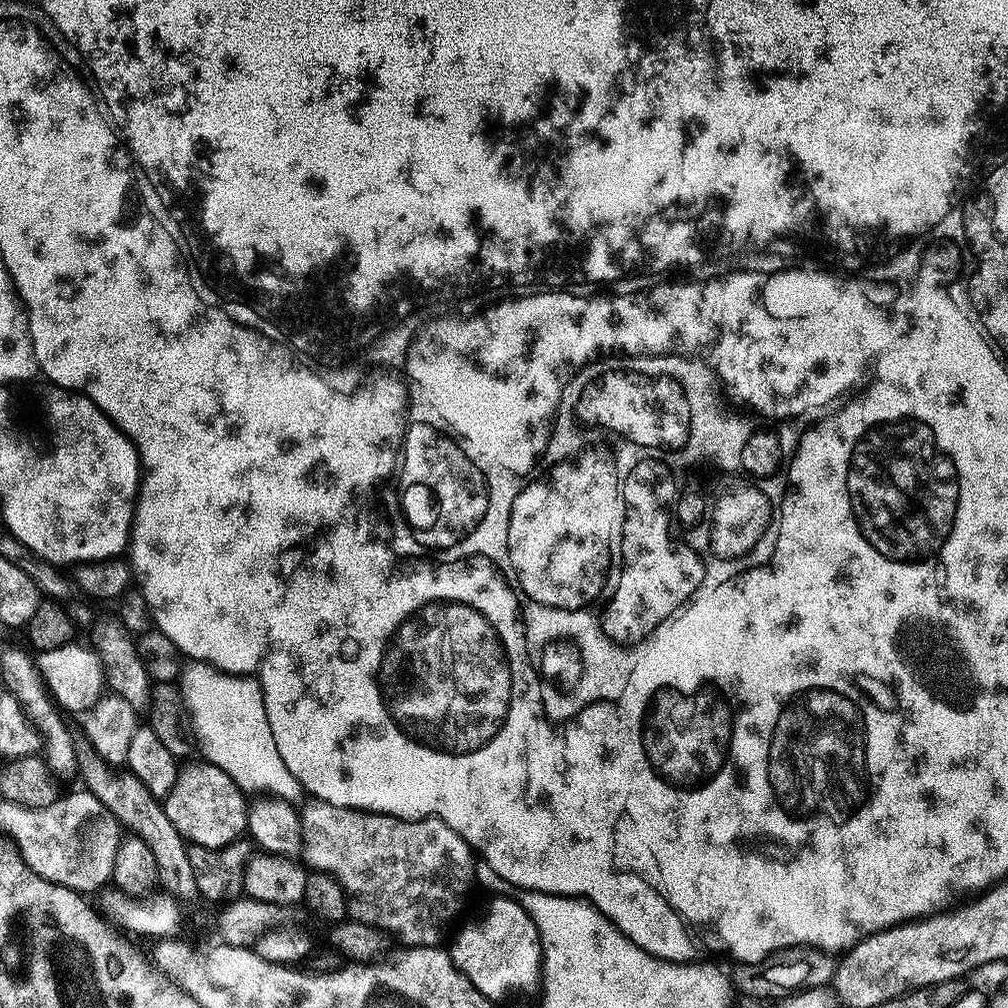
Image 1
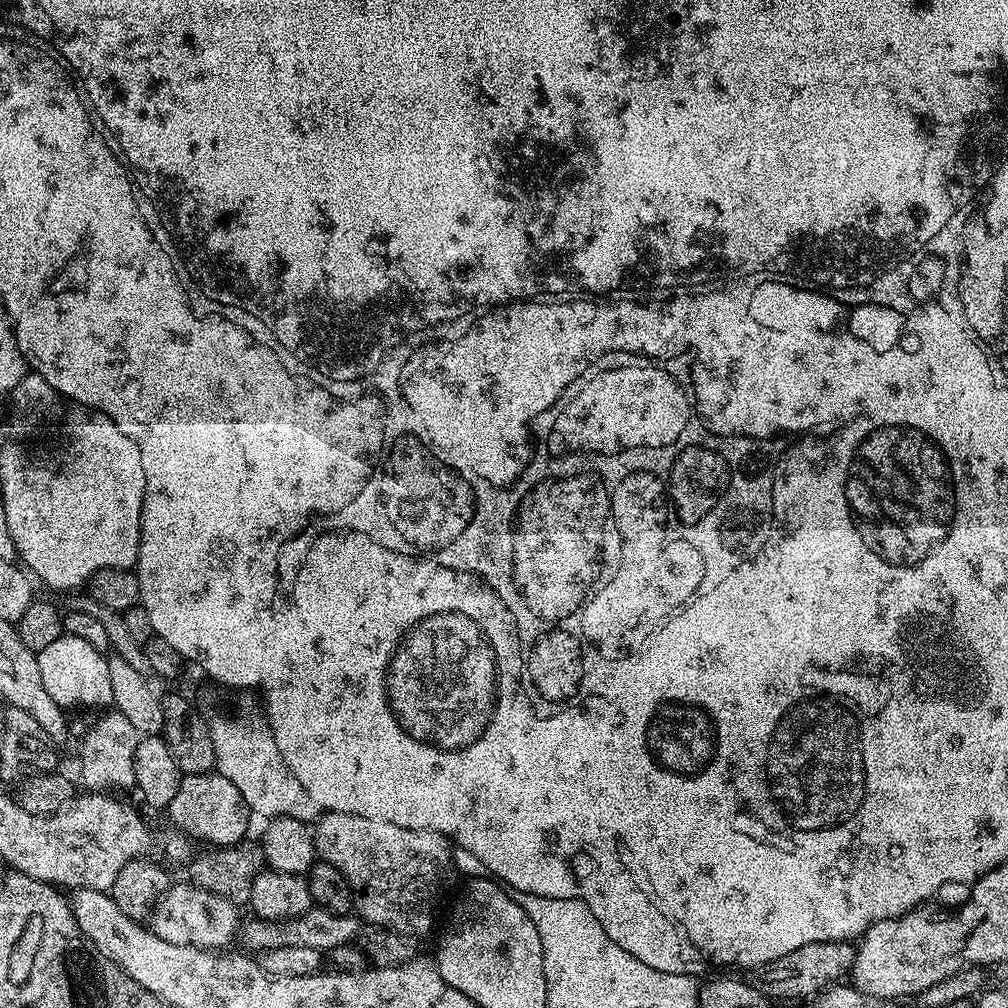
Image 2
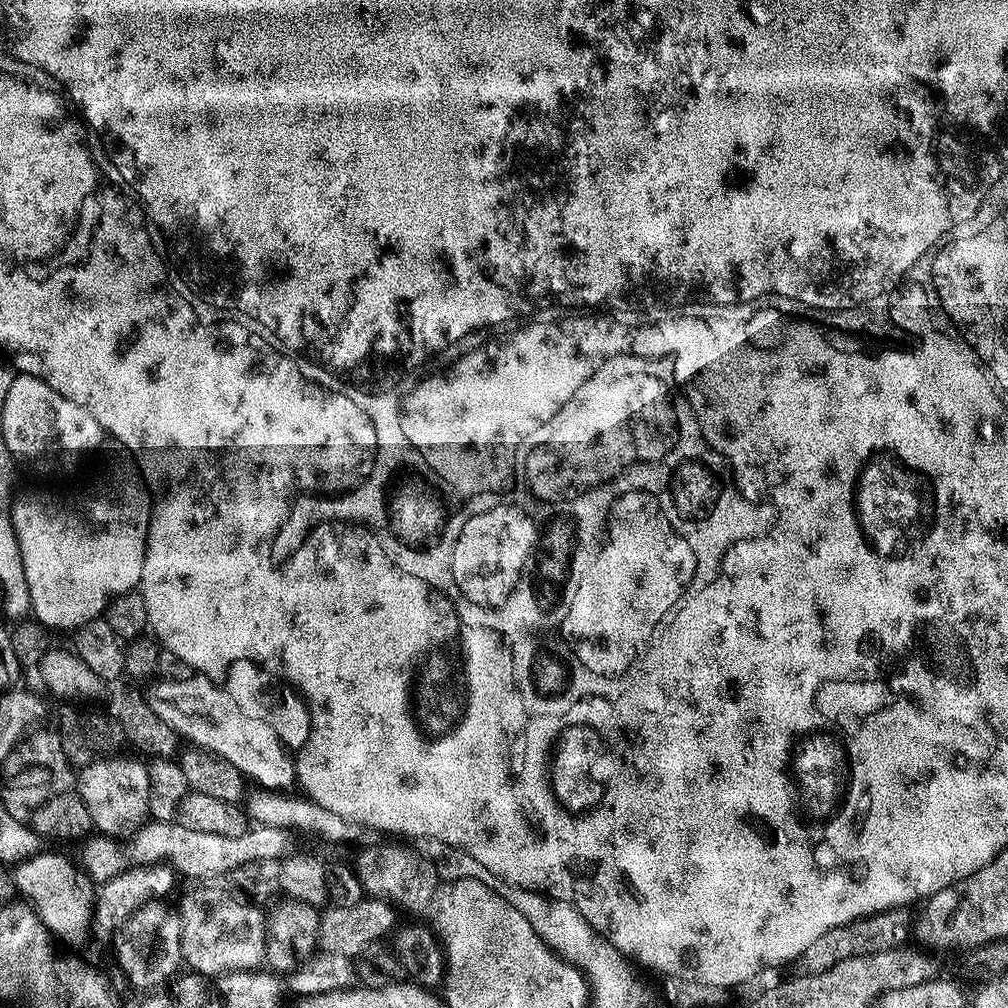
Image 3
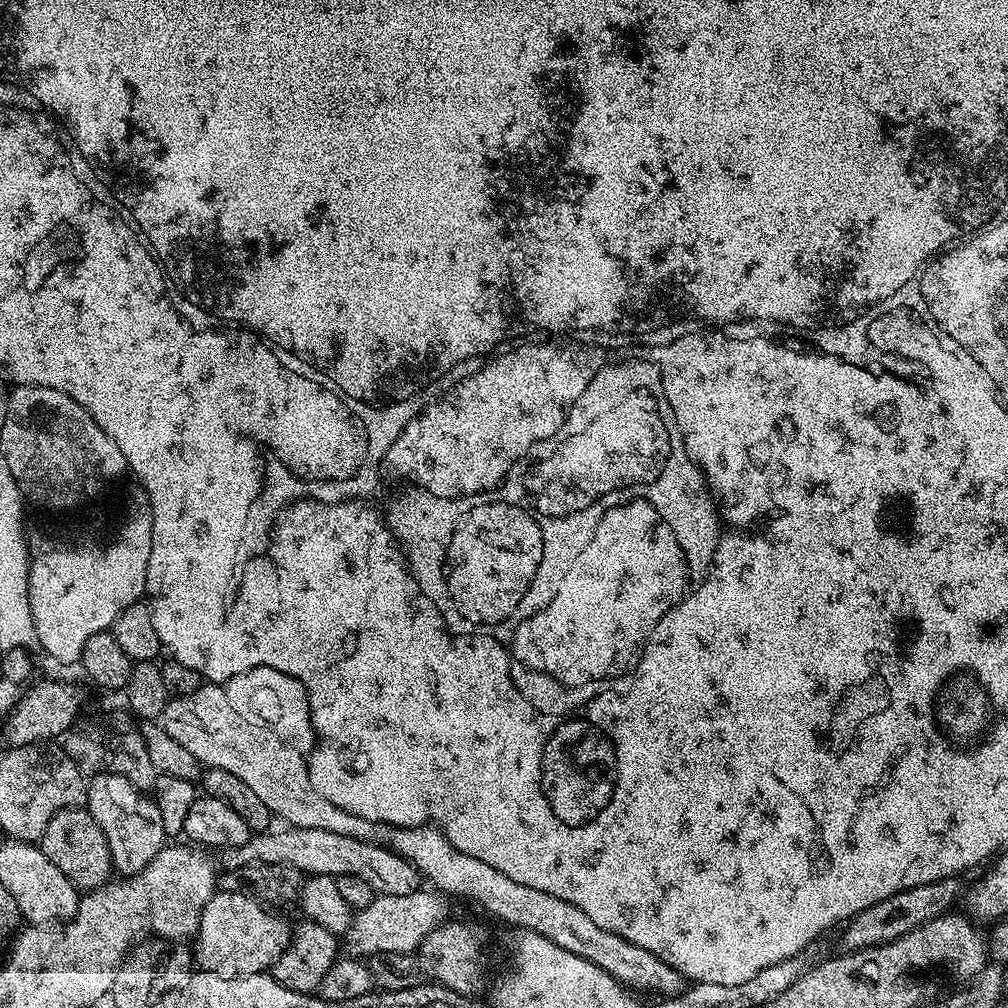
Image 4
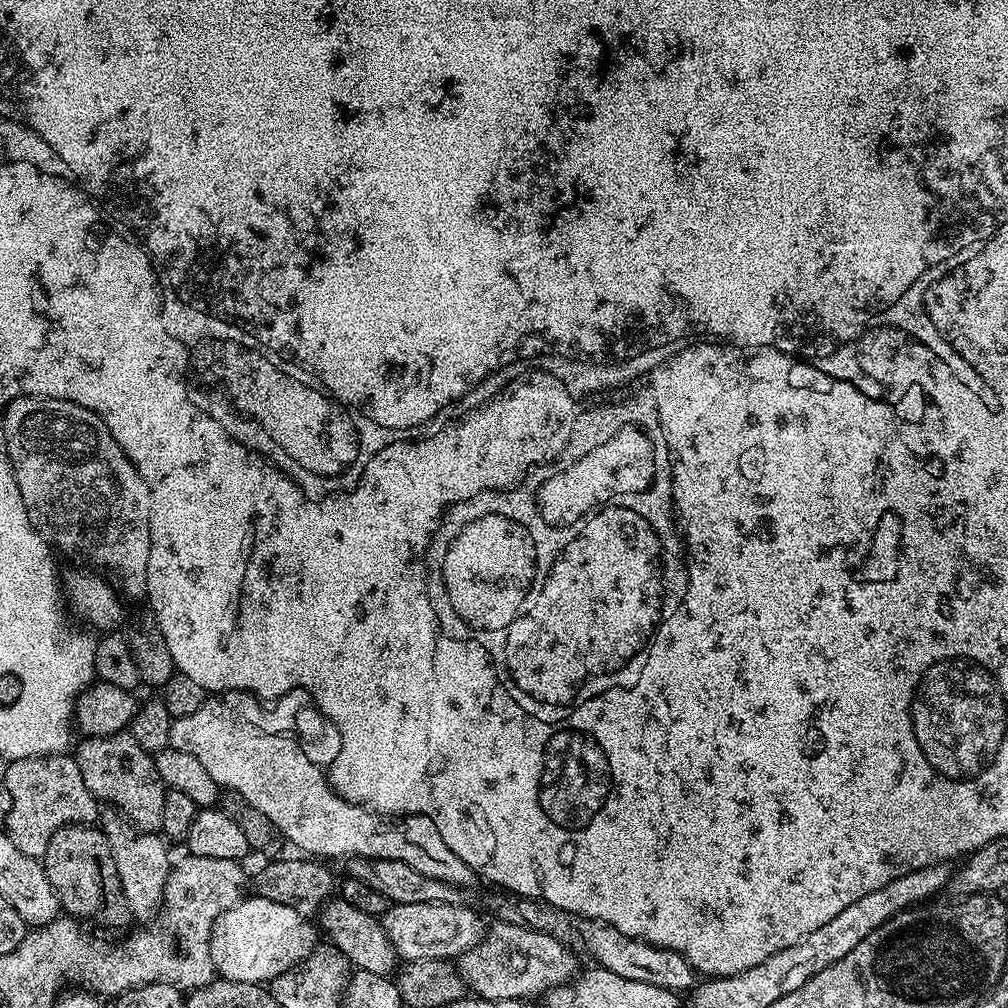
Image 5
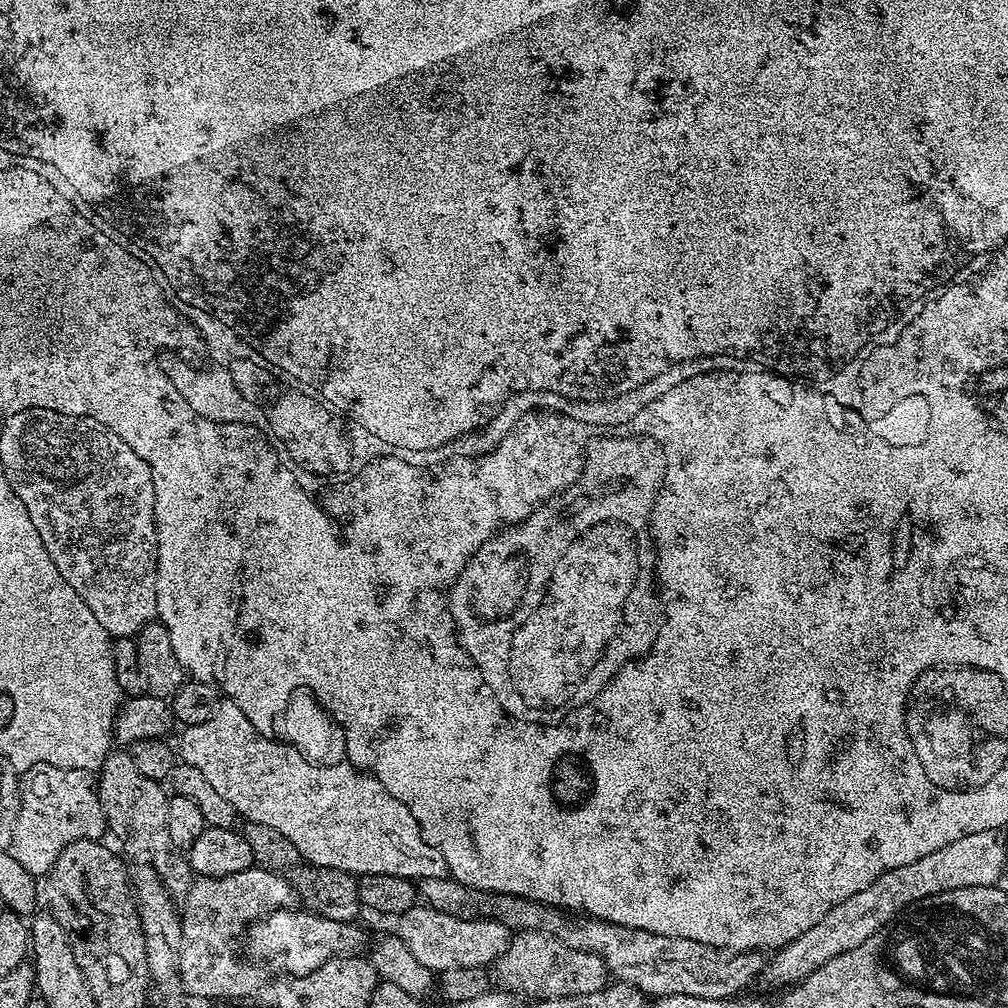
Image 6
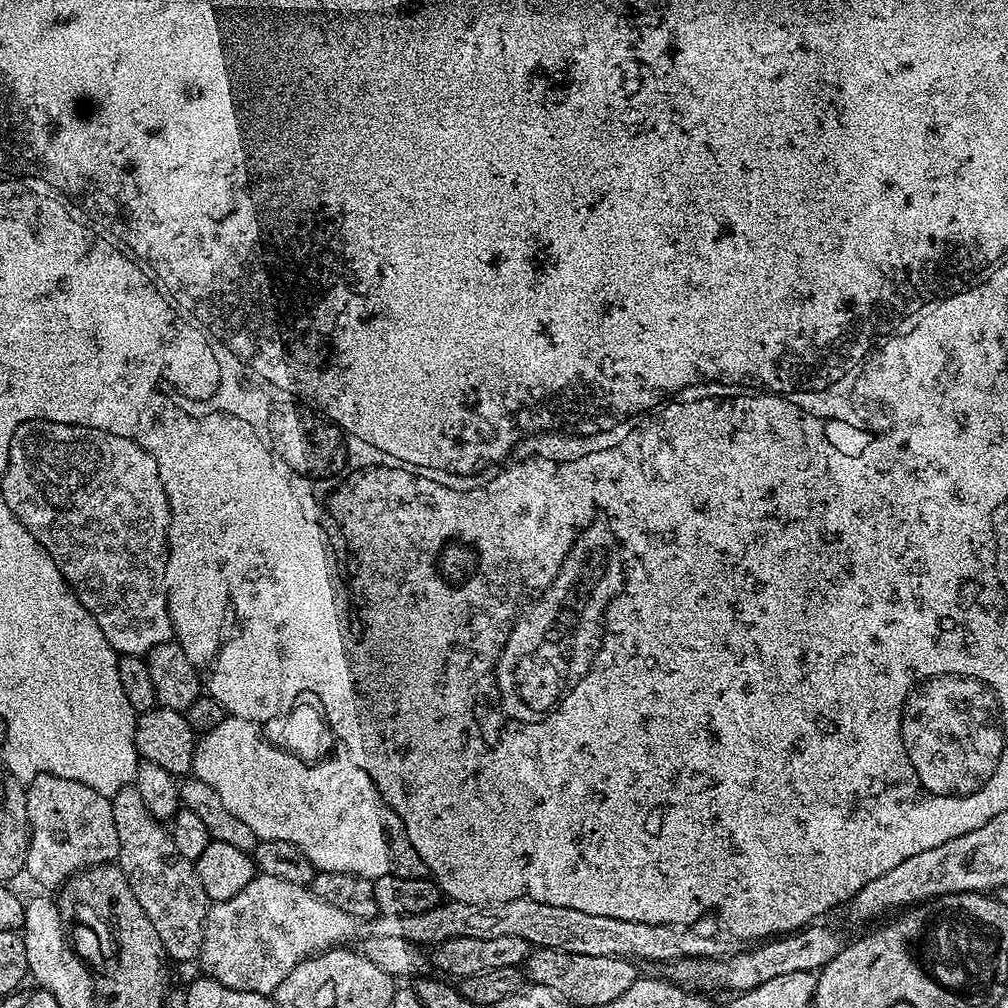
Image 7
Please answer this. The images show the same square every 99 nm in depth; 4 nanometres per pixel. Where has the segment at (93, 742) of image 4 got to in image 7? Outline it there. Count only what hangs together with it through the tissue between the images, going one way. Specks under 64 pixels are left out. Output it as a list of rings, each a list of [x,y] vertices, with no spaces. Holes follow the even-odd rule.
[[[135,786],[118,790],[111,802],[120,843],[118,863],[130,882],[130,890],[134,890],[134,898],[138,898],[138,906],[146,910],[146,918],[158,930],[169,961],[195,961],[204,941],[204,922],[210,907],[206,890],[198,882],[195,863],[178,854],[171,831],[156,819]]]

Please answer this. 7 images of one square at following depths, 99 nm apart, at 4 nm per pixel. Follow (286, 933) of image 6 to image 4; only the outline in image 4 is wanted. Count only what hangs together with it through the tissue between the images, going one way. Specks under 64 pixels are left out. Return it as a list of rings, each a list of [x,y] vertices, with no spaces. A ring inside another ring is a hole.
[[[218,890],[206,902],[202,910],[200,925],[194,937],[194,960],[205,972],[213,972],[219,976],[249,976],[259,972],[268,972],[277,958],[284,953],[286,946],[292,941],[293,929],[280,916],[275,916],[271,907],[258,903],[252,896],[241,892],[225,892]]]

